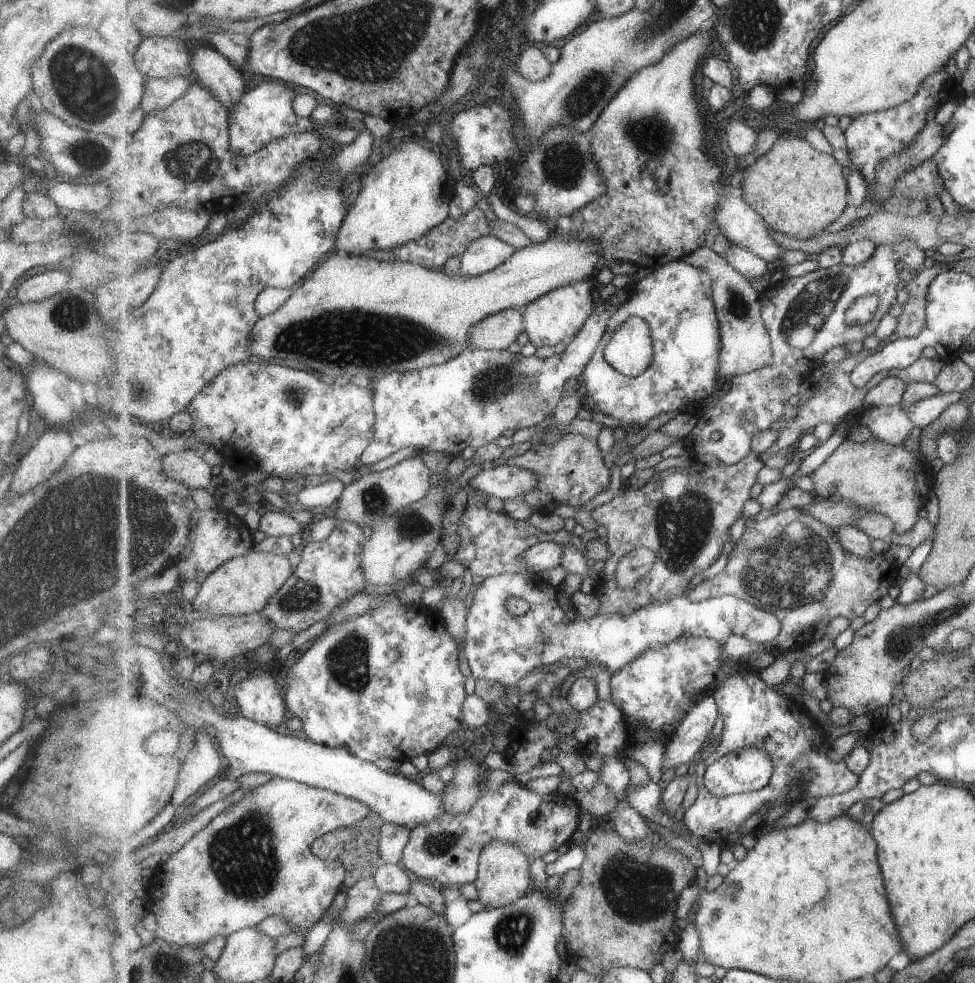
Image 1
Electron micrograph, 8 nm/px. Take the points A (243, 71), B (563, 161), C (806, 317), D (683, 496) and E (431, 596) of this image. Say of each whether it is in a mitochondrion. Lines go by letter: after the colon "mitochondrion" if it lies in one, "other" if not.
A: other
B: mitochondrion
C: mitochondrion
D: mitochondrion
E: other

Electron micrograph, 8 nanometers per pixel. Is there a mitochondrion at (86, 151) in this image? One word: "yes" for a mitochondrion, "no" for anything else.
yes

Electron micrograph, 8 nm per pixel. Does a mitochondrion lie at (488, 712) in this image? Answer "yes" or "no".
no

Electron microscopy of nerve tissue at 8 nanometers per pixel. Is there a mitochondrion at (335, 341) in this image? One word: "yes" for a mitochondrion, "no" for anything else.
yes

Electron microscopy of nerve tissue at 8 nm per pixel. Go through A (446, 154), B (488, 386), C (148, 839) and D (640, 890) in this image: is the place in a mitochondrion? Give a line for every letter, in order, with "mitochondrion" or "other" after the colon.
A: other
B: mitochondrion
C: other
D: mitochondrion

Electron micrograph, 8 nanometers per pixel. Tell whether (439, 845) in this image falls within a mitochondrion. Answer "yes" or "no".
yes

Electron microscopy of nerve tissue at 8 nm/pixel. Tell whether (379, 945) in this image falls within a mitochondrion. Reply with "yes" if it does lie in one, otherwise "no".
yes

